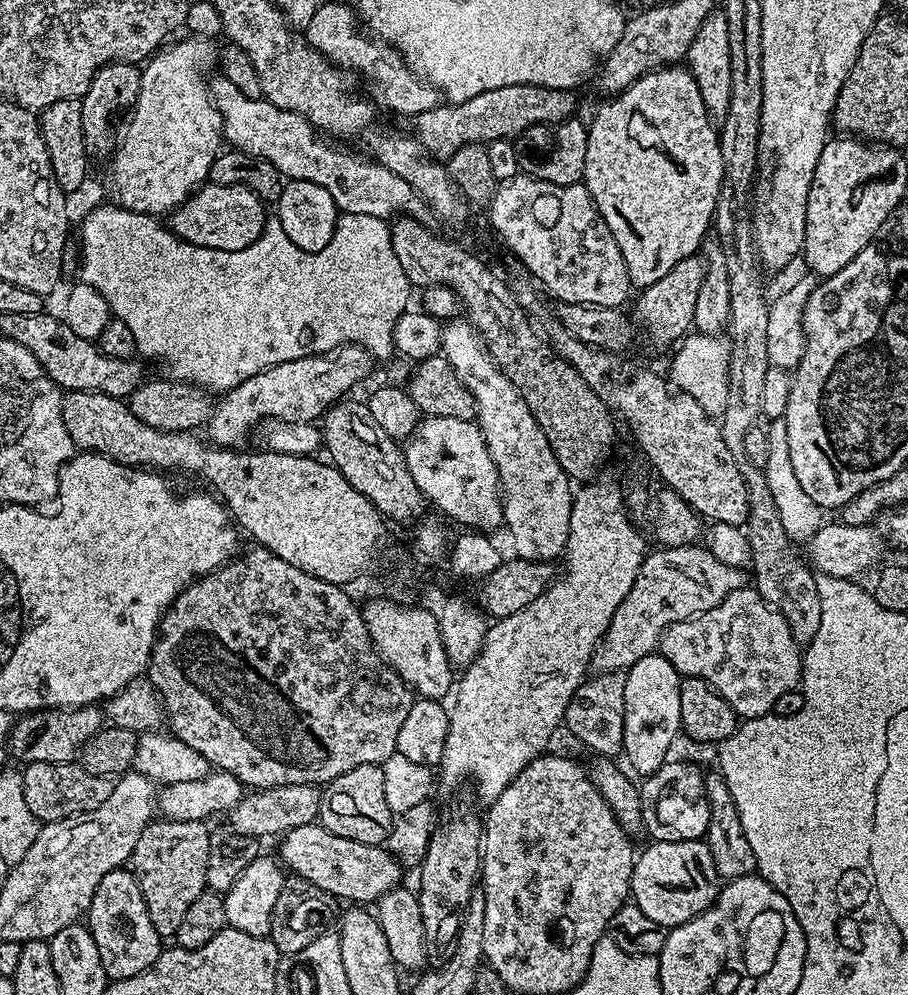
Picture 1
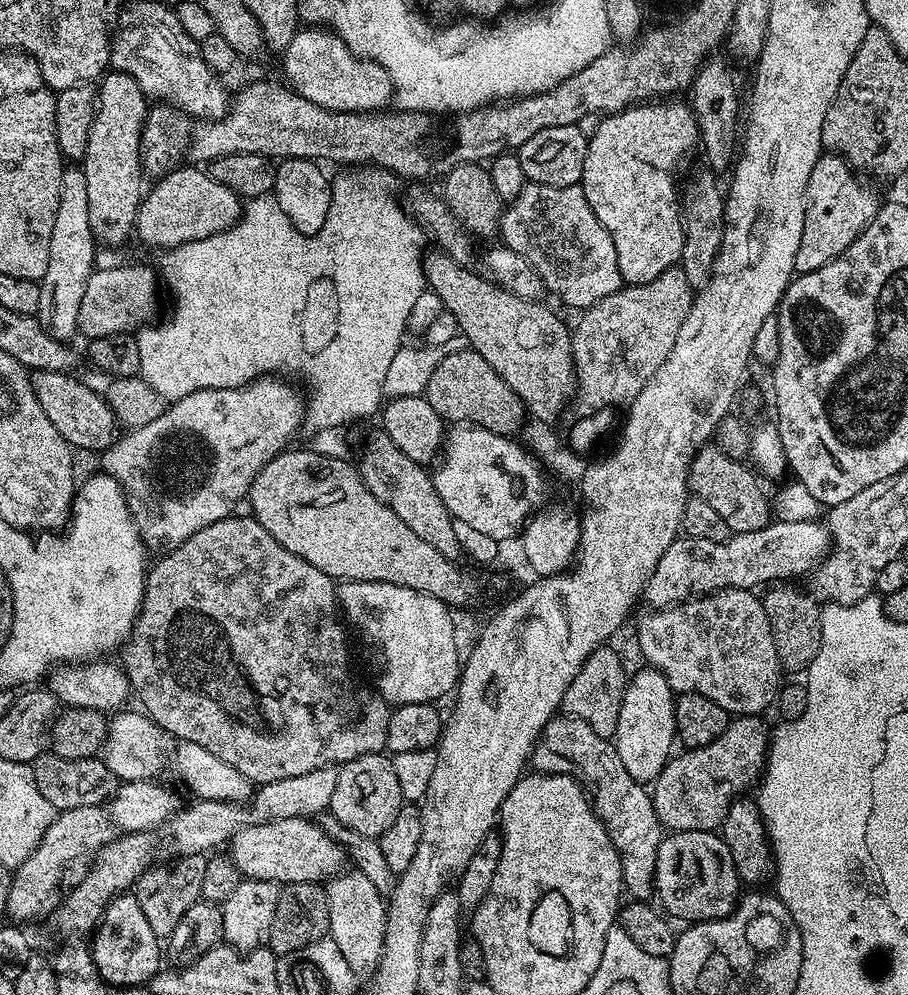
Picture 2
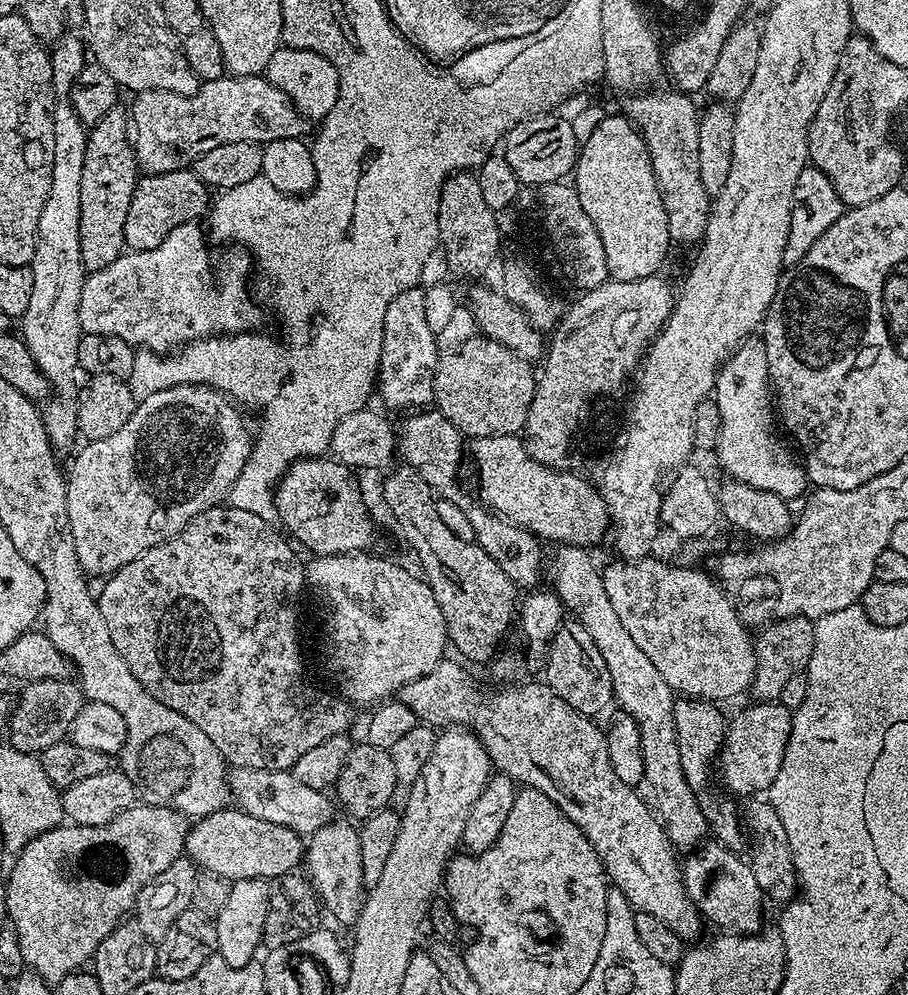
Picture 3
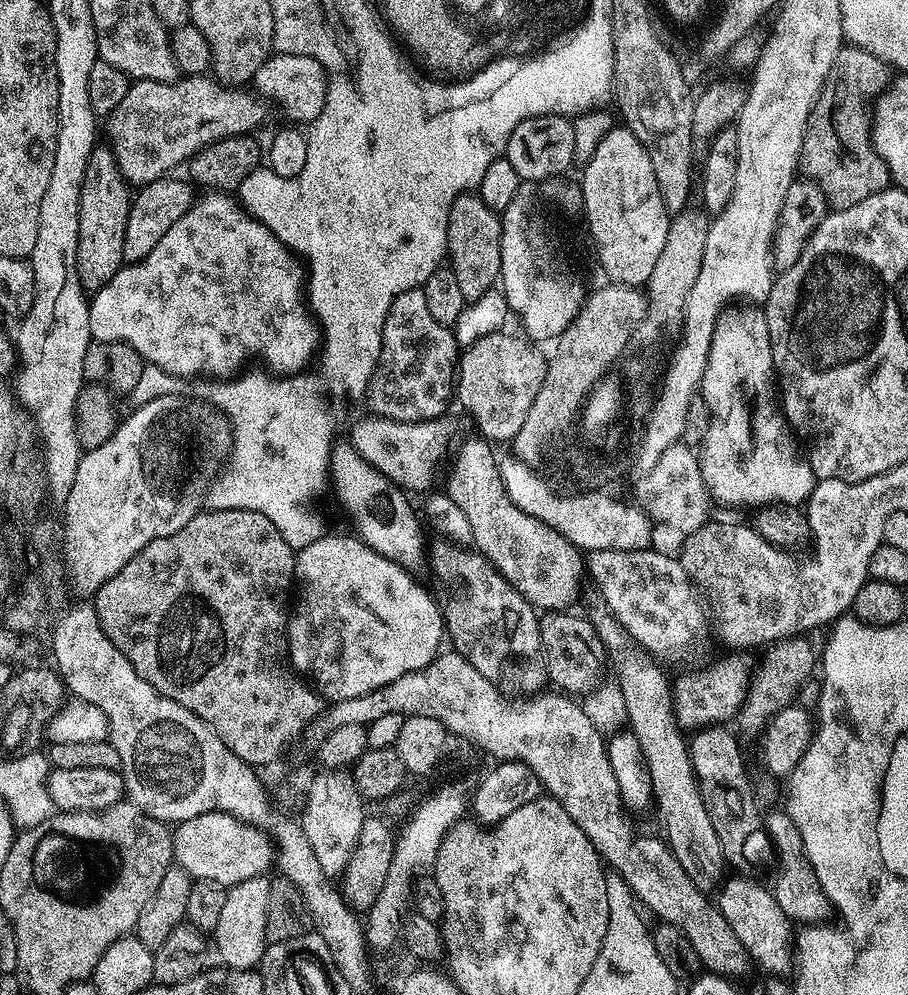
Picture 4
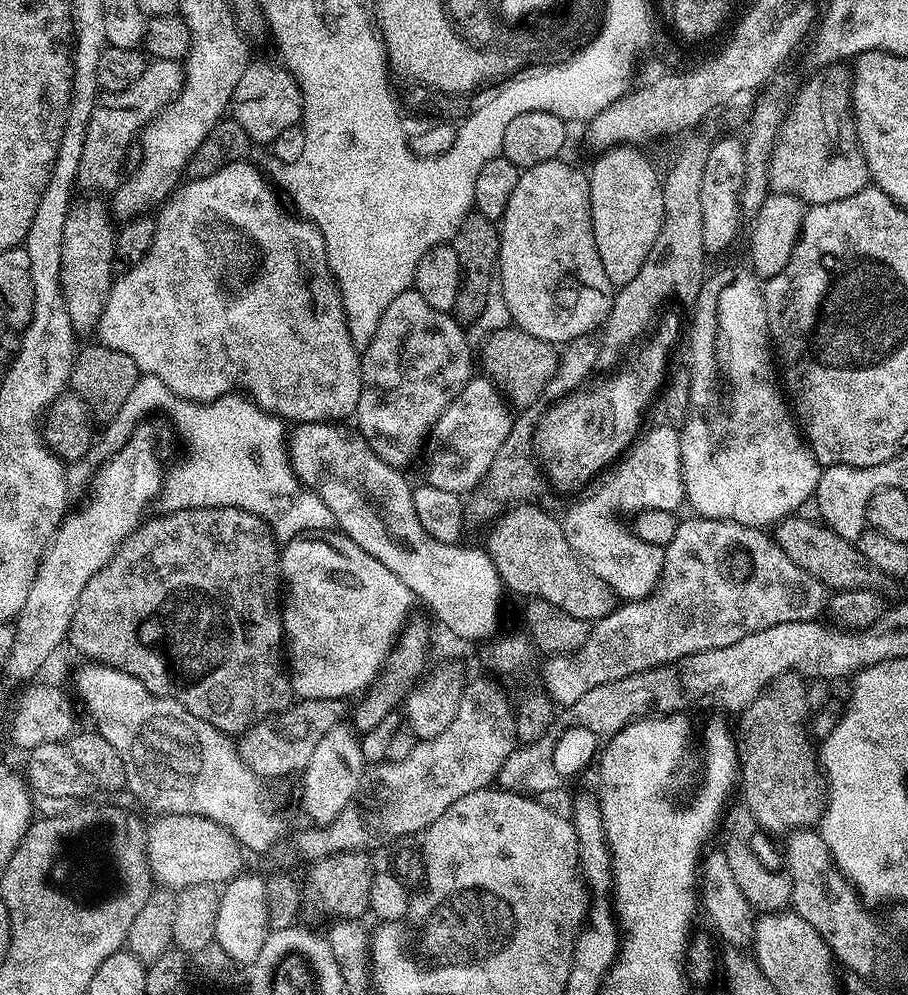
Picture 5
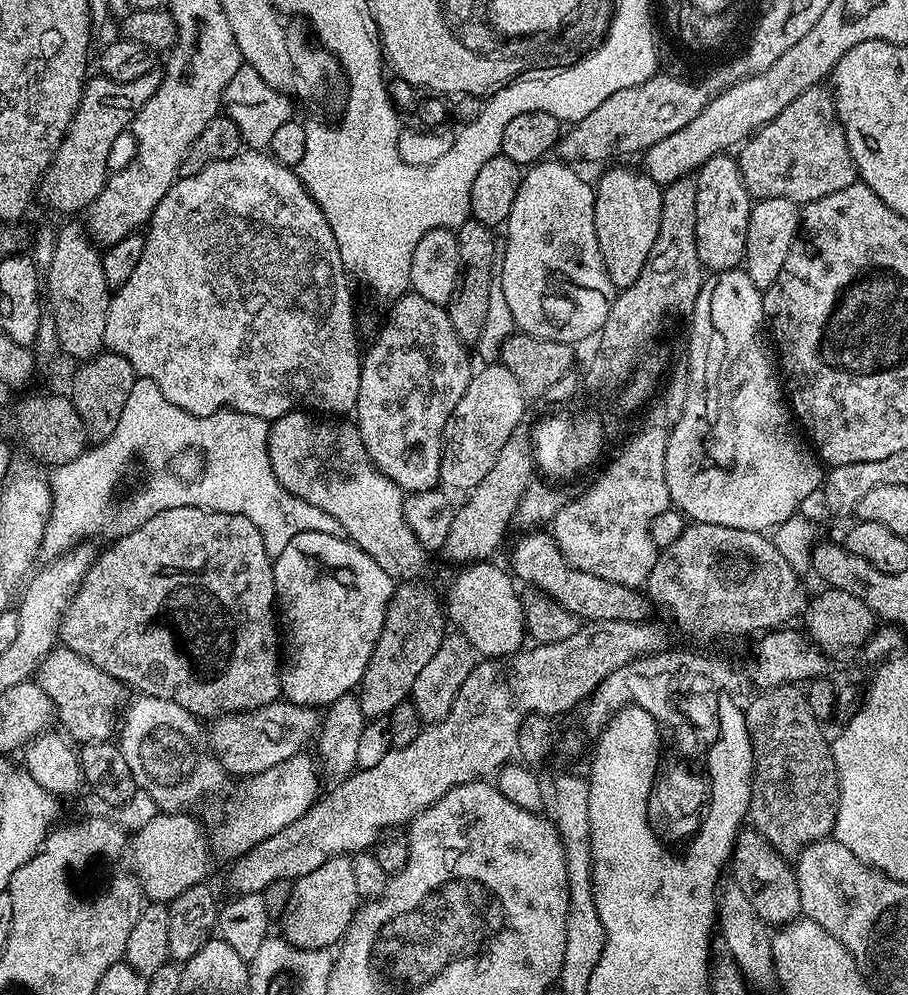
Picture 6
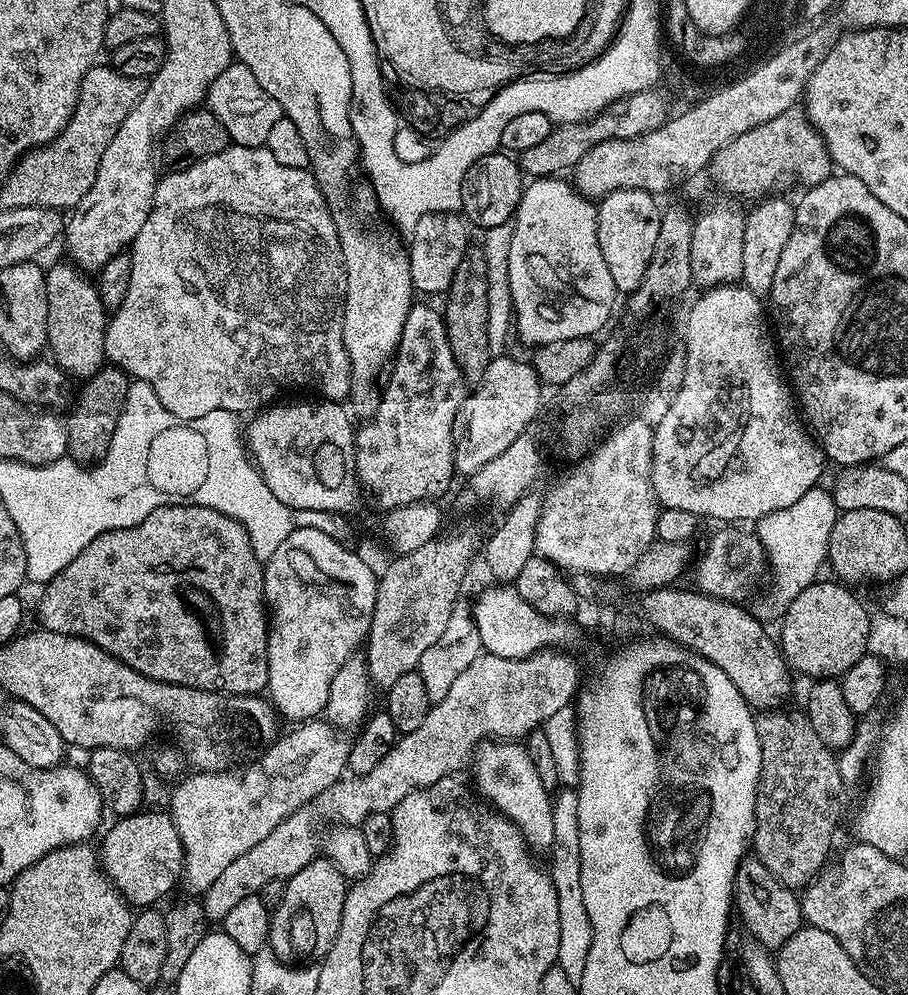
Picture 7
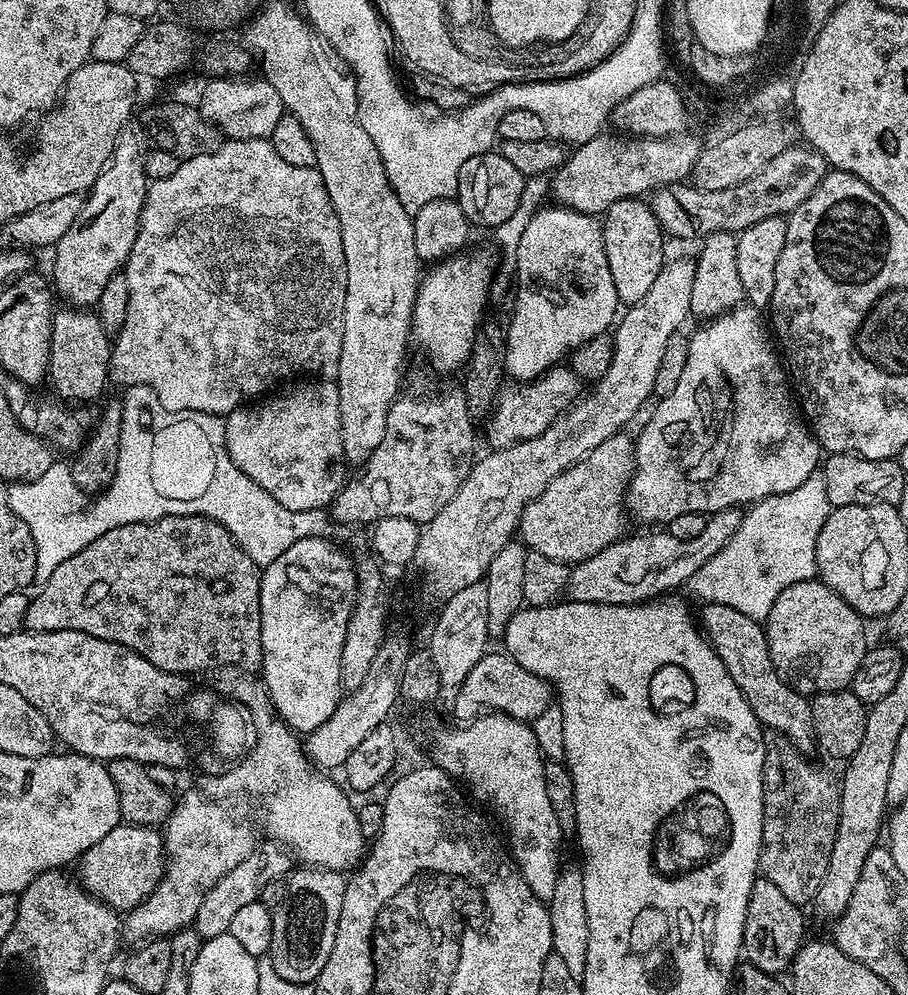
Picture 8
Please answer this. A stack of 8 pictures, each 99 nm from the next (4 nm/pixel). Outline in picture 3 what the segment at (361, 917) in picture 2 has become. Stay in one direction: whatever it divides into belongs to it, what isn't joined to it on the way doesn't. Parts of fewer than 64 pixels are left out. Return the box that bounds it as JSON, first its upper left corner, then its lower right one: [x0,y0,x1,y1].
[306,826,366,925]

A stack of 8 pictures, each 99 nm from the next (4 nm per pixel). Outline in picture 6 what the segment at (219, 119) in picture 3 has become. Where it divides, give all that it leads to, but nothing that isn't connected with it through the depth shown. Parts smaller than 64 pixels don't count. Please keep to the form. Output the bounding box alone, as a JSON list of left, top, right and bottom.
[38,70,161,213]

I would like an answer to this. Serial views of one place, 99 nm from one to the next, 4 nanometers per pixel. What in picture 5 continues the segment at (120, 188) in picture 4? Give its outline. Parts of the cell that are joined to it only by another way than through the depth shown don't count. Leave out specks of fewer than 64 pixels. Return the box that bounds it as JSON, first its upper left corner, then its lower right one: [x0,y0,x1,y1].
[62,194,117,329]

